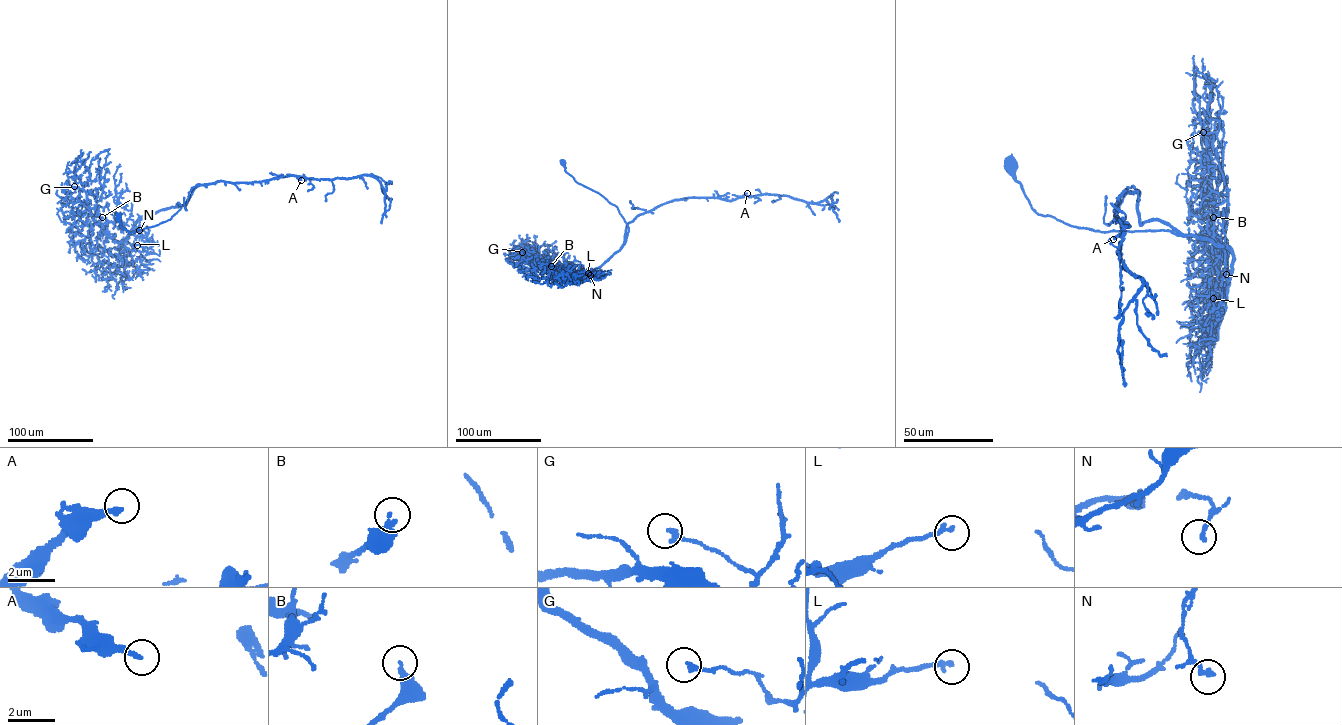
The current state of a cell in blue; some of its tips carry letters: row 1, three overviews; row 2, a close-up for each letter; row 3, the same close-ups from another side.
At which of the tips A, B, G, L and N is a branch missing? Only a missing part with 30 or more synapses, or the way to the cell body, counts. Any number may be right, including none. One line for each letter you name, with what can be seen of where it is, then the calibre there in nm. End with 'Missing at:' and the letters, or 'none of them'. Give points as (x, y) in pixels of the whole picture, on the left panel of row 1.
Missing at: none of them

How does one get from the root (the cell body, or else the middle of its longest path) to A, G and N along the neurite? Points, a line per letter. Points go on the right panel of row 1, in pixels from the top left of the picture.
A: (1009, 163), (1038, 214), (1183, 235), (1141, 224), (1139, 192), (1125, 192), (1115, 210), (1128, 228), (1113, 239)
G: (1009, 163), (1038, 214), (1094, 231), (1168, 230), (1226, 247), (1233, 264), (1224, 287), (1203, 132)
N: (1009, 163), (1010, 173), (1038, 214), (1094, 231), (1191, 234), (1230, 250), (1229, 280), (1225, 266), (1226, 274)

